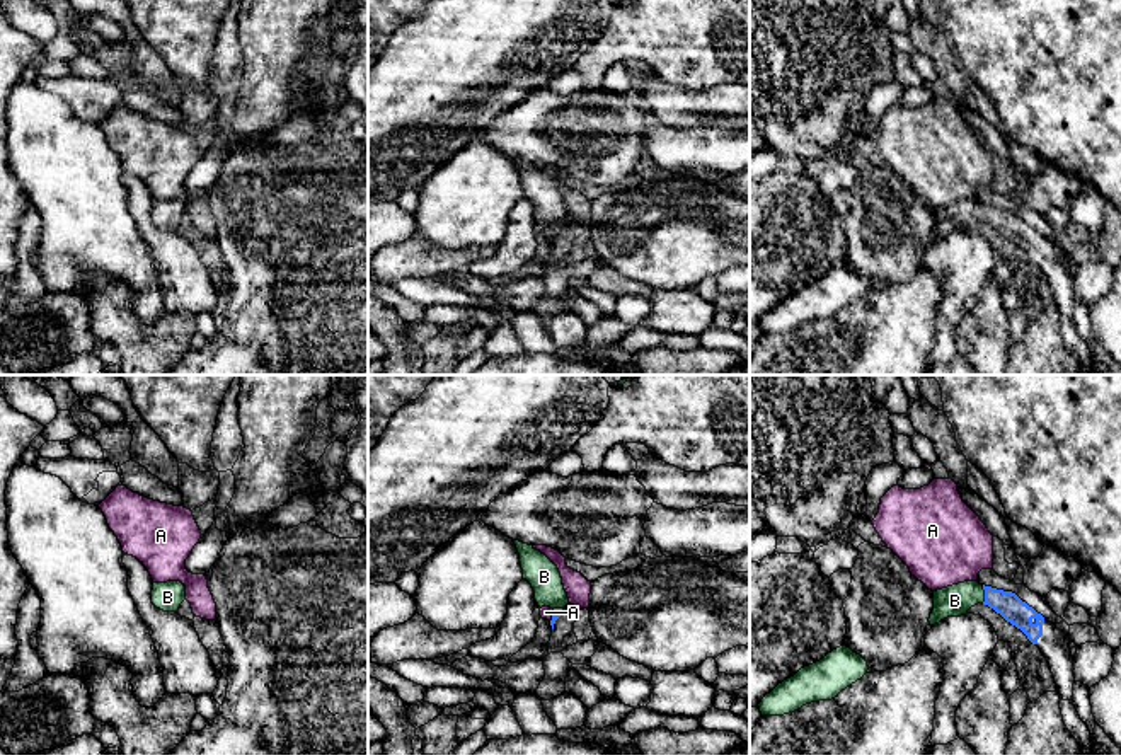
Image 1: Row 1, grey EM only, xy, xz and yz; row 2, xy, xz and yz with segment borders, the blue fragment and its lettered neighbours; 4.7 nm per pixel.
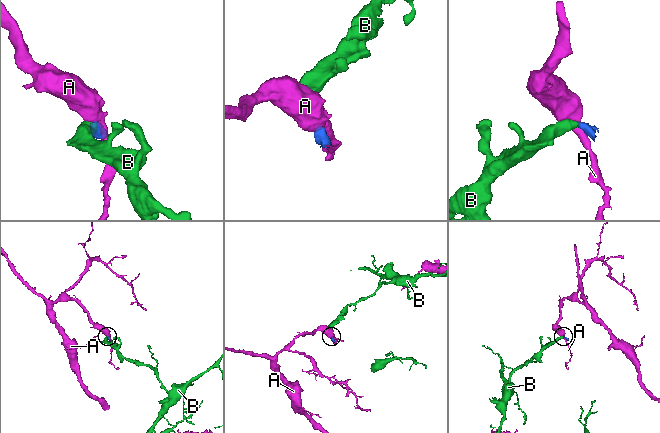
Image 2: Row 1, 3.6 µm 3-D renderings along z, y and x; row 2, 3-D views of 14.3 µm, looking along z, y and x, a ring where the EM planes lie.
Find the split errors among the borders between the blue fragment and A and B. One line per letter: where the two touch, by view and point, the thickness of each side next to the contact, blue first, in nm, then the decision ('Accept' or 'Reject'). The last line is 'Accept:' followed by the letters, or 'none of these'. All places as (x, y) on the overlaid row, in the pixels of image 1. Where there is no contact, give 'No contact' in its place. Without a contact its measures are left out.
A: Touches blue at xz (552, 616). Thickness 50 nm (blue) against 60 nm. Reject
B: Touches blue at yz (985, 593). Thickness 120 nm (blue) against 150 nm. Accept
Accept: B

